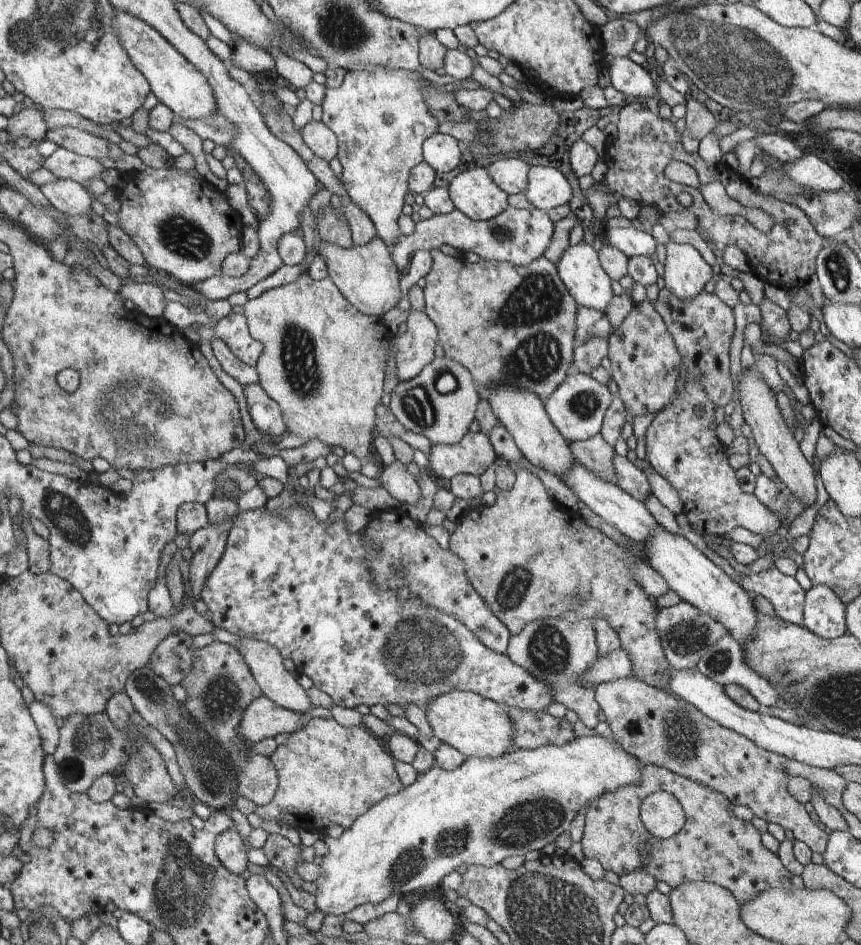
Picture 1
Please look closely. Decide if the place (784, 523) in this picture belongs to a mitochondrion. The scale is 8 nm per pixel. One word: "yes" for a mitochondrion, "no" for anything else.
no

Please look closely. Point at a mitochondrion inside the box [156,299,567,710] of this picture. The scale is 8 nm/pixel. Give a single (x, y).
(420, 652)

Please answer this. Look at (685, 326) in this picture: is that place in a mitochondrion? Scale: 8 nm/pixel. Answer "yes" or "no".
no

